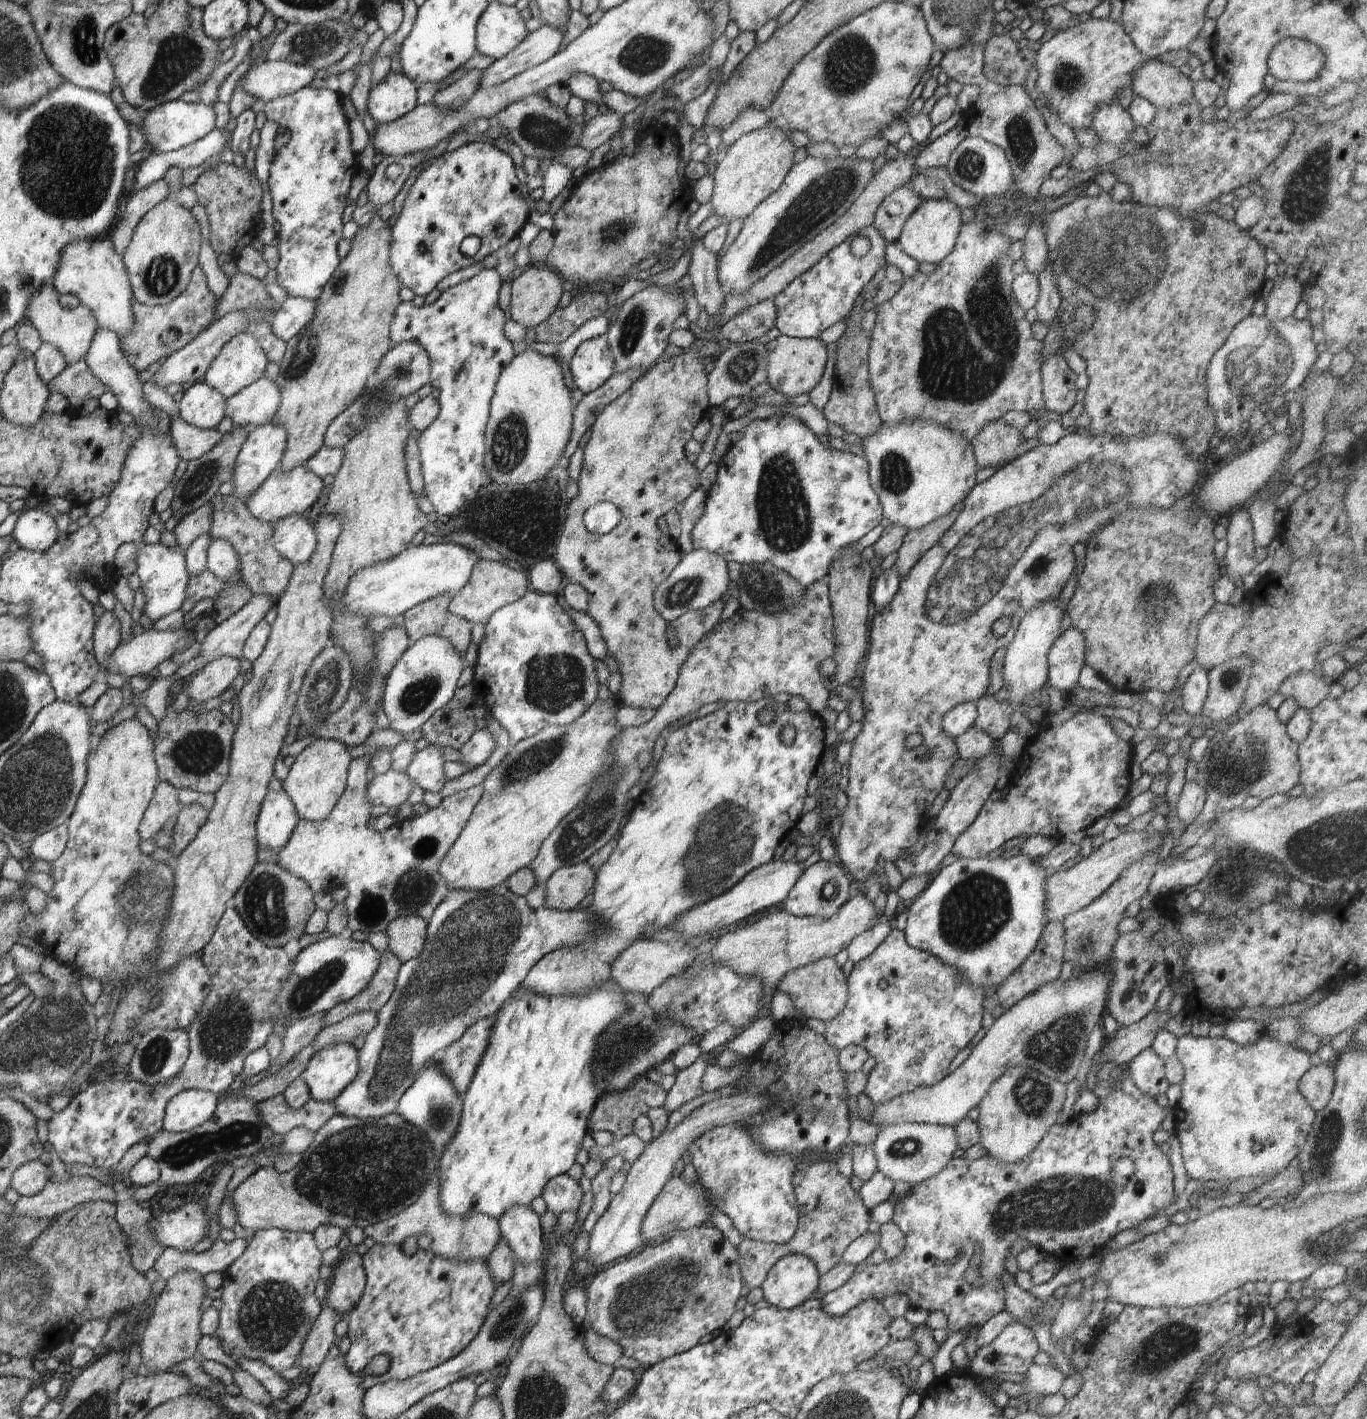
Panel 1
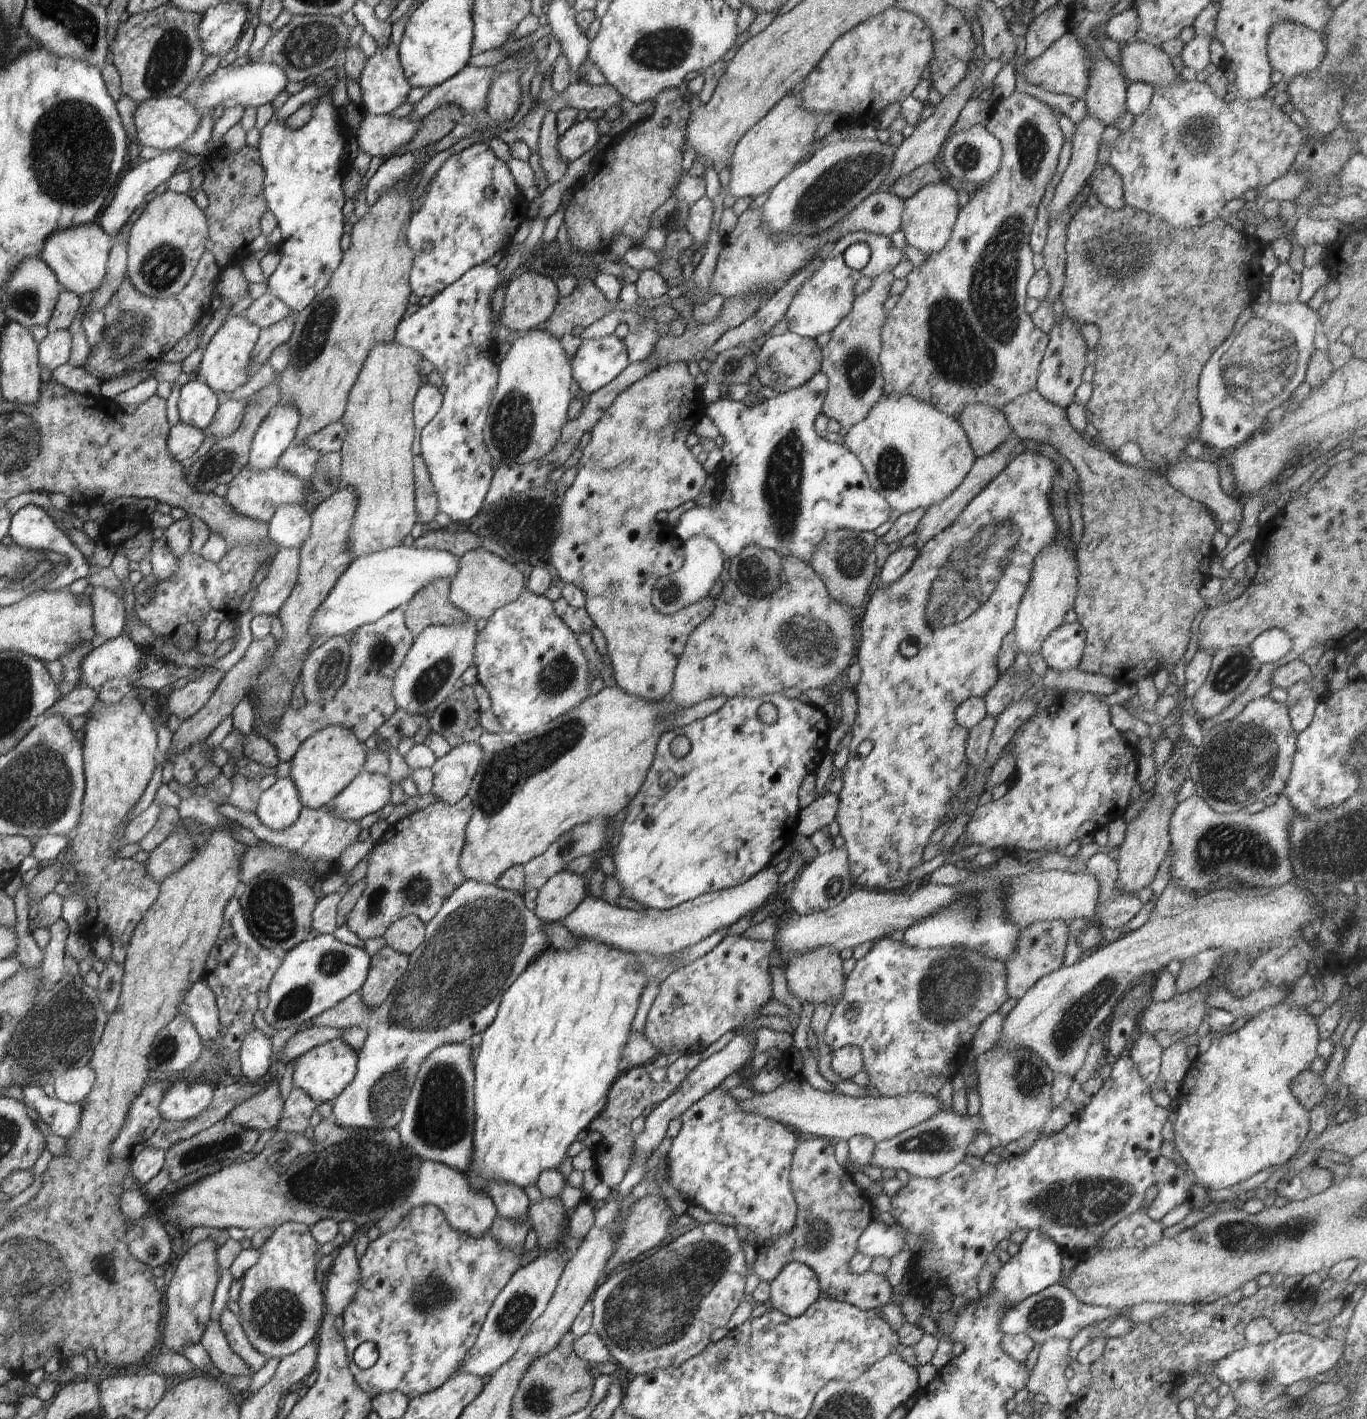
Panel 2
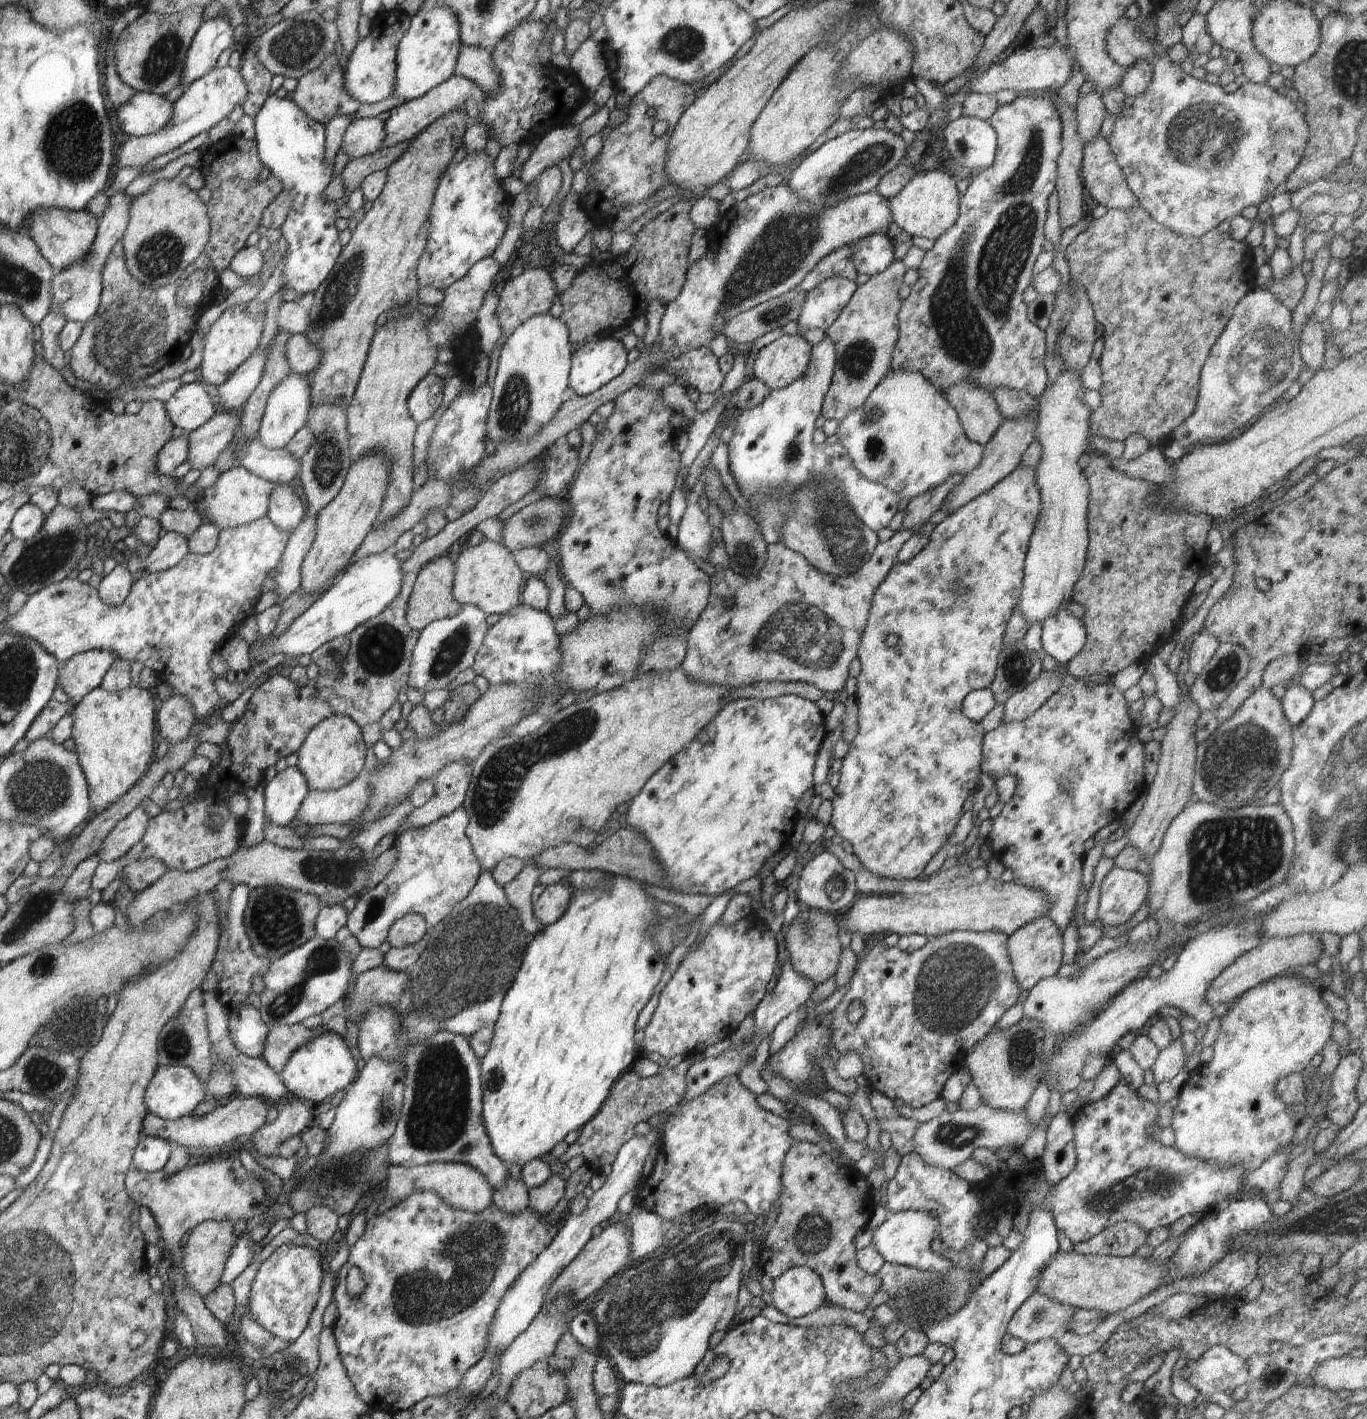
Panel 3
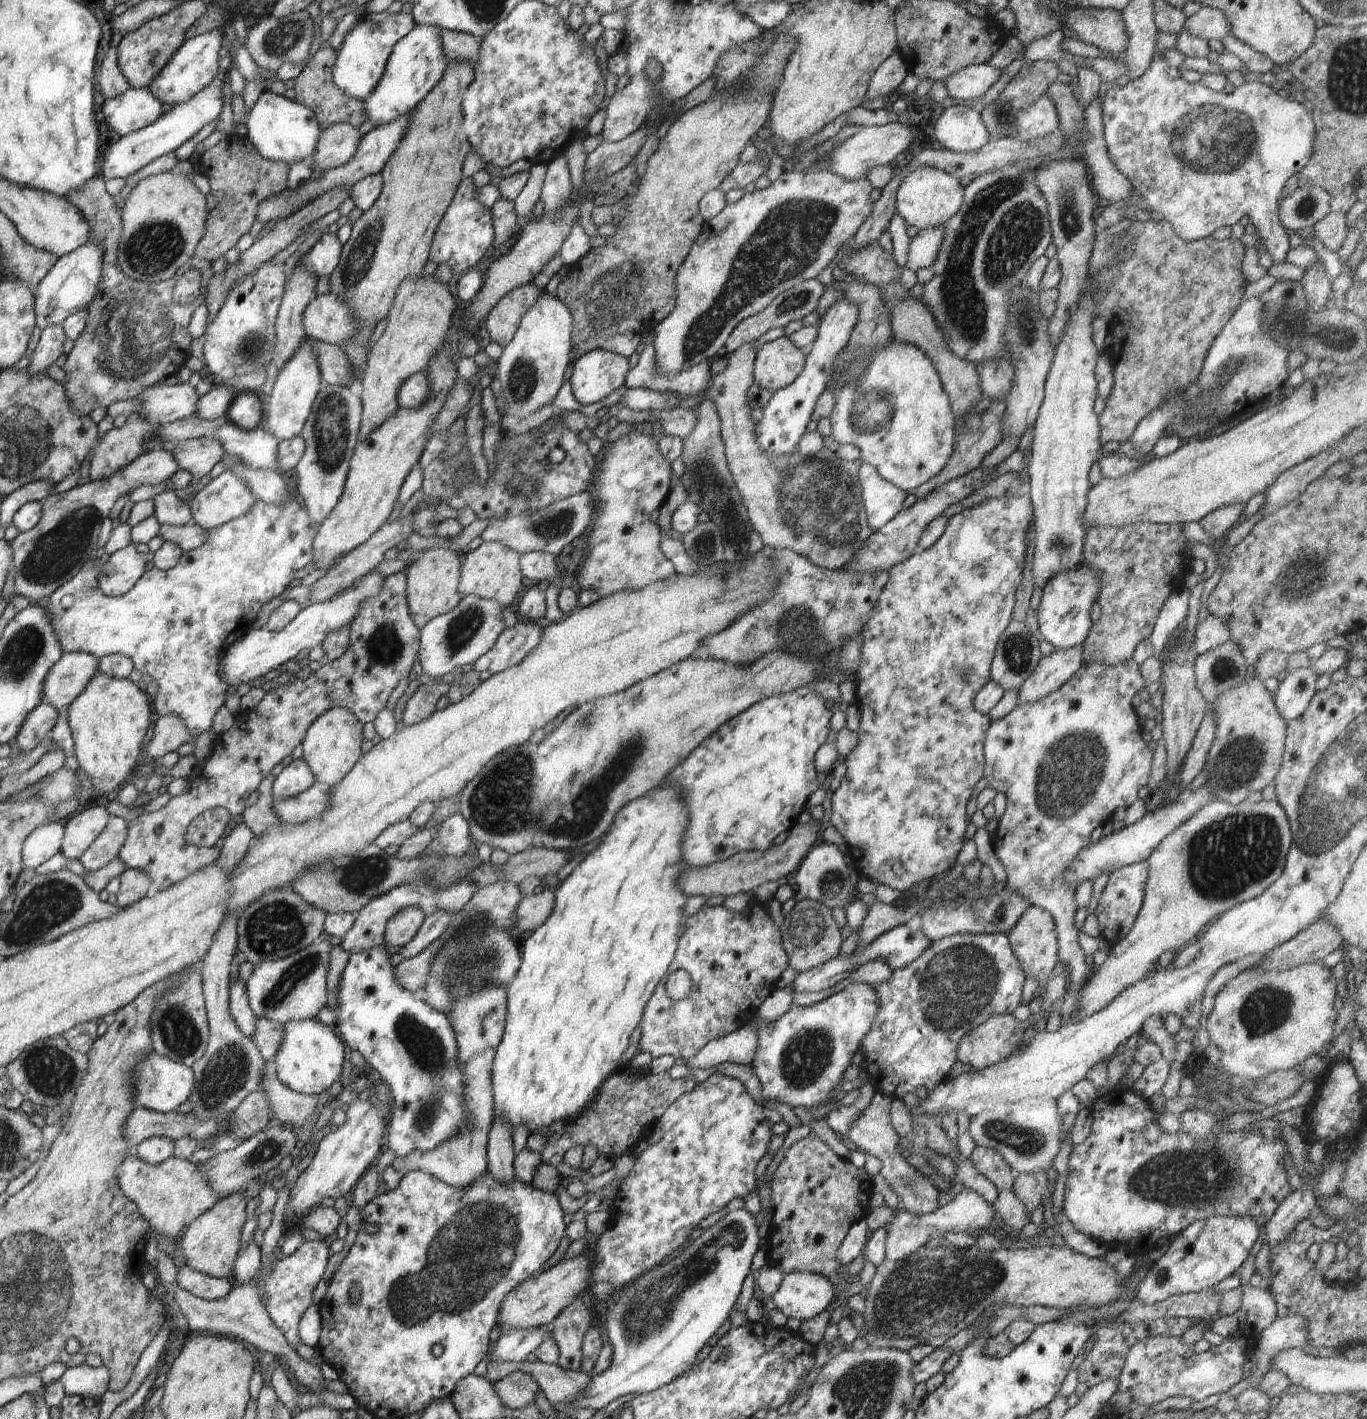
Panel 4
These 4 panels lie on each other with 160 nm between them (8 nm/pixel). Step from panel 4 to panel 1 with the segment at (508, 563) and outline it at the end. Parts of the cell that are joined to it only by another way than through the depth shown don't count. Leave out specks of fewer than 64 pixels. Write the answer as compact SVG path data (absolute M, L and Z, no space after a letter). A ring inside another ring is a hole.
M478 559L474 563L468 582L453 595L449 611L470 621L472 625L485 625L495 610L521 599L528 592L528 582L522 568L517 569L513 564Z

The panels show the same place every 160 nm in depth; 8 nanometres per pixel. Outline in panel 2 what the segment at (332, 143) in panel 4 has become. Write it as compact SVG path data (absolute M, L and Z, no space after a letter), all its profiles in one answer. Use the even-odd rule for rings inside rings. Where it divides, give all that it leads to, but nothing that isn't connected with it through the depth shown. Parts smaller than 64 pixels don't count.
M367 112L355 131L356 140L360 152L385 158L403 144L409 143L418 127L420 121Z

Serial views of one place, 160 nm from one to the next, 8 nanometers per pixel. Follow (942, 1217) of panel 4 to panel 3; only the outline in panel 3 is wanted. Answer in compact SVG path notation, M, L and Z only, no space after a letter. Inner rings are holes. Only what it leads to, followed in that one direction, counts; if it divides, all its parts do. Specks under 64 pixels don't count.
M905 1210L889 1212L886 1220L873 1232L871 1243L885 1260L897 1265L934 1271L946 1277L953 1263L937 1255L930 1244L939 1234L939 1218L924 1211Z

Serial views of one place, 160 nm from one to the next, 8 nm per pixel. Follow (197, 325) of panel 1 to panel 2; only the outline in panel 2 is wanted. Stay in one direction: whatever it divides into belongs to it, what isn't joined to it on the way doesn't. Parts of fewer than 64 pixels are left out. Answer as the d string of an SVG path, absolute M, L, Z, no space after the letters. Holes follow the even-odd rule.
M204 251L194 274L190 277L188 284L186 284L183 290L176 296L172 295L163 299L149 297L138 292L126 274L113 297L103 308L105 330L102 331L101 339L98 339L97 345L87 356L87 360L82 367L83 370L99 380L108 381L116 374L122 374L122 371L130 370L136 364L144 362L144 360L160 360L165 352L174 348L177 342L180 342L184 336L187 336L198 325L204 314L210 313L210 300L212 300L212 296L215 294L216 282L221 271L215 256L211 252Z

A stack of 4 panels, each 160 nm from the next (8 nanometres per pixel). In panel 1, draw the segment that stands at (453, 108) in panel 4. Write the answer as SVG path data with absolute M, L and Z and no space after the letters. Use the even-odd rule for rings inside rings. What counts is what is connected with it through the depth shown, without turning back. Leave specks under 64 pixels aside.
M376 214L368 223L358 227L351 239L349 253L339 262L338 268L315 300L312 320L287 342L287 349L279 364L275 383L281 394L281 403L272 423L284 425L287 447L279 464L289 471L308 460L324 445L324 433L330 423L342 414L367 388L369 378L380 366L384 355L393 347L389 330L396 308L402 302L398 295L403 287L390 262L391 227L388 221Z

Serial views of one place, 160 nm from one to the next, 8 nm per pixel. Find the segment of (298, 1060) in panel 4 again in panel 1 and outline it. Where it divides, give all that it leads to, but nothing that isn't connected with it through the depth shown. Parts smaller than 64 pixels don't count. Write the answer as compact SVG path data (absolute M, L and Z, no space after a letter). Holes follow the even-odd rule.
M352 1043L333 1044L316 1051L300 1078L307 1084L315 1101L333 1100L358 1074L357 1048Z

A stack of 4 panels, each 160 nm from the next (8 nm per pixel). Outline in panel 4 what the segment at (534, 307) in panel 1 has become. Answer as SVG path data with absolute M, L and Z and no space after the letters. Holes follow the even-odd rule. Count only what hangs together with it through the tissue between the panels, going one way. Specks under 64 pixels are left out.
M529 283L508 292L486 316L486 330L492 342L502 348L509 344L518 331L521 318L534 306L534 302L542 296L543 286Z

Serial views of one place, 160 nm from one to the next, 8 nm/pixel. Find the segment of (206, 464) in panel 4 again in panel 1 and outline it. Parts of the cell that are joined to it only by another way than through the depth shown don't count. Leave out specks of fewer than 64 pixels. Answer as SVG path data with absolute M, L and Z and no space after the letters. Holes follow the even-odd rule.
M262 377L227 399L225 417L230 418L236 427L257 427L273 420L280 403L277 384Z

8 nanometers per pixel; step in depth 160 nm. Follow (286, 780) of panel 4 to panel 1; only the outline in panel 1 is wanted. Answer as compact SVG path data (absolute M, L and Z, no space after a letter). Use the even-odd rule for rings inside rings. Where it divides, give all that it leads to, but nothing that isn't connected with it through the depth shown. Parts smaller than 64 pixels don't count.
M283 788L269 790L262 801L256 823L258 846L270 848L278 854L299 820L288 793Z

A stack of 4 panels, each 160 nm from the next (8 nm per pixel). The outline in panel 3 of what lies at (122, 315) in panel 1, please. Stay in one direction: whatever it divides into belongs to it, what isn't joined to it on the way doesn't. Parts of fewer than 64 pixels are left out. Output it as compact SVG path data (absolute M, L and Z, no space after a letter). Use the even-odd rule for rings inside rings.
M38 207L23 221L22 232L37 244L42 256L57 270L68 268L72 263L85 259L90 254L99 222L86 210L71 211L61 208Z

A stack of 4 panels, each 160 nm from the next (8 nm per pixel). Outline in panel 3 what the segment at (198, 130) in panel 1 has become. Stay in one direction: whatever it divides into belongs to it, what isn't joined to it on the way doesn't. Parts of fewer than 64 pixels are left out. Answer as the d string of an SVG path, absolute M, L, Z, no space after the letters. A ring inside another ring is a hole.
M135 92L124 104L116 107L116 129L128 136L143 137L161 131L173 113L173 104L166 96Z

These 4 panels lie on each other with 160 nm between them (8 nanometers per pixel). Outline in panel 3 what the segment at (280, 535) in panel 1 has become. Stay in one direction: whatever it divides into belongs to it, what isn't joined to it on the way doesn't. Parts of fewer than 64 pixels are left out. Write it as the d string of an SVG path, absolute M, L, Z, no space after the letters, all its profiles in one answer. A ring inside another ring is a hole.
M274 483L269 496L267 515L281 532L292 532L301 523L305 509L289 484Z

